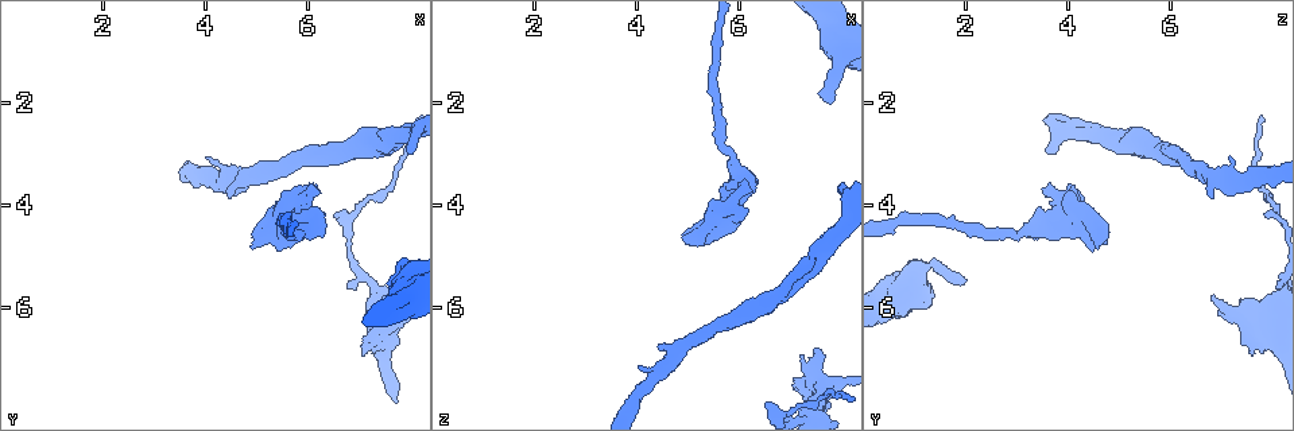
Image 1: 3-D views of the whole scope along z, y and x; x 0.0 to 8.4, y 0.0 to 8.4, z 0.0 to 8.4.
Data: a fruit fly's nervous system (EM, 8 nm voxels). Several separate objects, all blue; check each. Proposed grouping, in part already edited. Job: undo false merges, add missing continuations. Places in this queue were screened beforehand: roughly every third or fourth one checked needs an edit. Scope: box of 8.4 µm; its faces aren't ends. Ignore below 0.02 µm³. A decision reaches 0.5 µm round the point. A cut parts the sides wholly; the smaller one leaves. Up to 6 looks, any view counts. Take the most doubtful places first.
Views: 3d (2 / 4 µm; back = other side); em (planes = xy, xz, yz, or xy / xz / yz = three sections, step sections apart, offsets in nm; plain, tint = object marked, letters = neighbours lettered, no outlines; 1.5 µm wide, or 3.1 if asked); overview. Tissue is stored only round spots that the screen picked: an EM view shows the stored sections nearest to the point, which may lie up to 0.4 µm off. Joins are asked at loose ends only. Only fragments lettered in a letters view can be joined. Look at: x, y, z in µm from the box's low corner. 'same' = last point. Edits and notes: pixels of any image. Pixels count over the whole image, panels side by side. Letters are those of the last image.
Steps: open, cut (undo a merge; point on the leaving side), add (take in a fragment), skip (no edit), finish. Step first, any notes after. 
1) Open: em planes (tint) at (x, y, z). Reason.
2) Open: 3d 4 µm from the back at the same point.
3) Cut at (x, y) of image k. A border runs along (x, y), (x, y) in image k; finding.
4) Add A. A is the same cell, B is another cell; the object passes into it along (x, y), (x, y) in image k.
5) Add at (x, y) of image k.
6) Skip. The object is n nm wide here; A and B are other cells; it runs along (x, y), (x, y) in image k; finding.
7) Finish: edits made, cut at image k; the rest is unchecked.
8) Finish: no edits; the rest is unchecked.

Open: em yz step 8 (letters) at (7.75, 5.50, 1.95). Branch stops here.

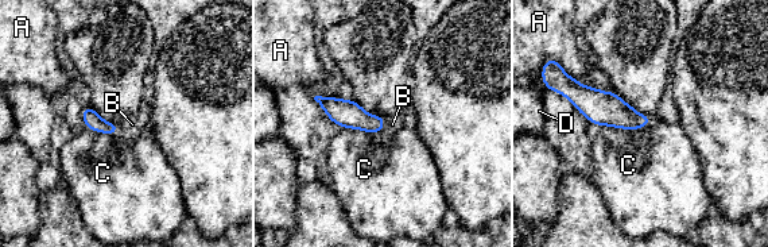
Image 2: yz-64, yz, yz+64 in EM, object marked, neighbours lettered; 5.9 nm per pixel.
Add B. B is the same cell, A, C and D are other cells; the object passes into it along (348, 114), (383, 124), (392, 124) in image 2; the neuron continues.

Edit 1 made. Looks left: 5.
Open: 3d 2 µm at (7.50, 5.80, 6.80). Branch stops here.

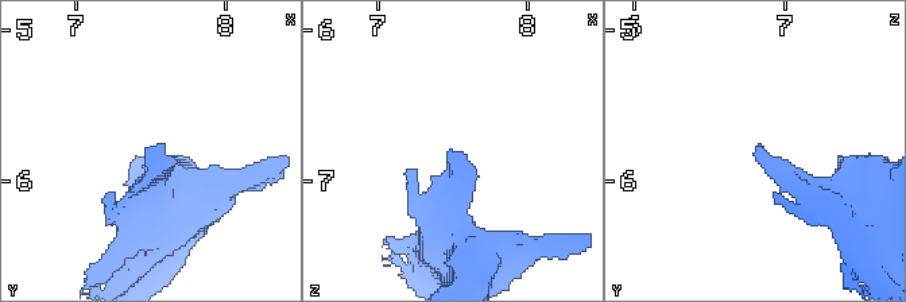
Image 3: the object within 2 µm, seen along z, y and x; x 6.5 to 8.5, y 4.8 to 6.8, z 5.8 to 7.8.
Open: em planes (tint) at (7.50, 5.80, 6.80). Now the EM.

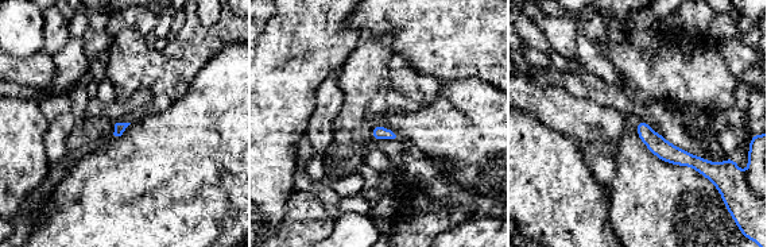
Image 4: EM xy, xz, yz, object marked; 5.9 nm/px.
Open: em planes (letters) at the same point.

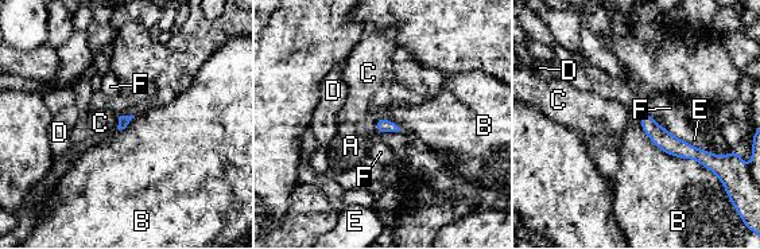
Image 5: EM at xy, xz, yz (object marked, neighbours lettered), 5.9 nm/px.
Skip. The longest contact is with B, 600 nm; A, B, C, D, E and F are other cells; no lettered fragment goes on from it.

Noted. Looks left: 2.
Open: 3d 2 µm at (6.05, 3.70, 3.55). An open end.

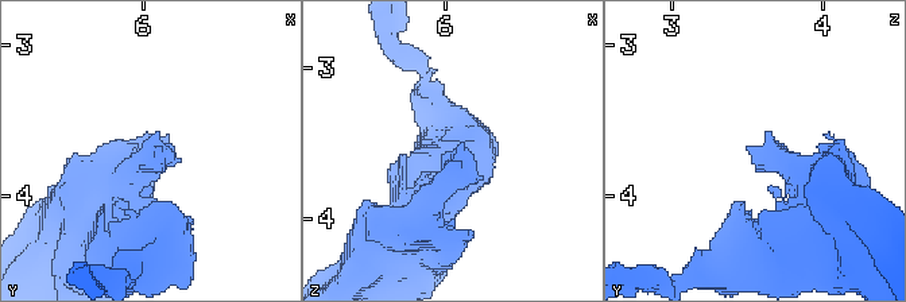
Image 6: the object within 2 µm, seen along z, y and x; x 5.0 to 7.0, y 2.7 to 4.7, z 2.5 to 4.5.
Open: em xz step 4 (letters) at (6.06, 3.68, 3.52). Now the EM.

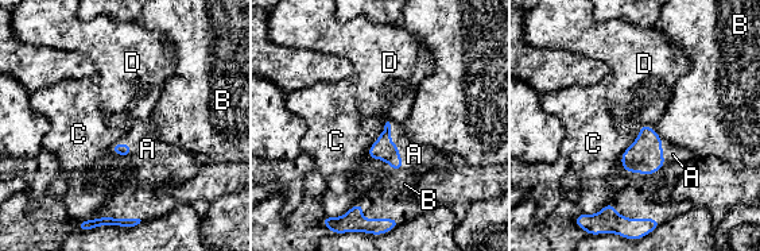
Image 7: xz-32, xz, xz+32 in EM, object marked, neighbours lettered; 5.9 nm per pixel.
Add A. The longest contact is with A, 280 nm; A is the same cell, B, C and D are other cells; the object passes into it along (383, 149), (395, 145), (414, 154) in image 7; it goes on there.

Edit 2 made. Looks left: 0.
Finish: edits made, add at image 2, add at image 7; the rest is unchecked.

